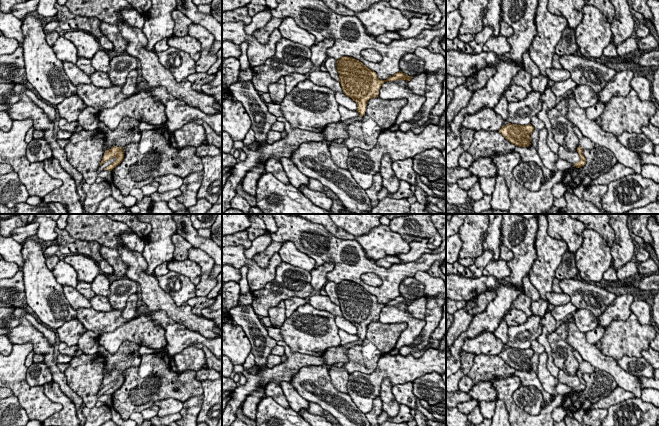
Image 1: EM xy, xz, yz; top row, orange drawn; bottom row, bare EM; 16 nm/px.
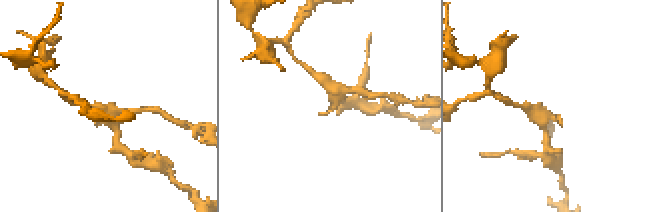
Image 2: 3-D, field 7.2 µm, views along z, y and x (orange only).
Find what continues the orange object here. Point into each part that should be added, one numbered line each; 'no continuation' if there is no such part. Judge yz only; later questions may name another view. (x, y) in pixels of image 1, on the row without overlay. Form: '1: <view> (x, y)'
1: yz (585, 367)

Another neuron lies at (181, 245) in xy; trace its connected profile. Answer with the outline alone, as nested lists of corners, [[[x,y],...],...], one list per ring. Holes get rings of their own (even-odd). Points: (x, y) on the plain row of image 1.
[[[177,233],[172,236],[172,242],[175,246],[173,260],[183,261],[188,259],[188,250],[192,248],[192,245]]]

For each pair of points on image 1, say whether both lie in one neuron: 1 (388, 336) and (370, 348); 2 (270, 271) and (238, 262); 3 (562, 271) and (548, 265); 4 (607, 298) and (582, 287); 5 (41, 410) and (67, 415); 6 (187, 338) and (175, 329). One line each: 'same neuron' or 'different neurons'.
1: same neuron
2: same neuron
3: different neurons
4: same neuron
5: different neurons
6: same neuron

